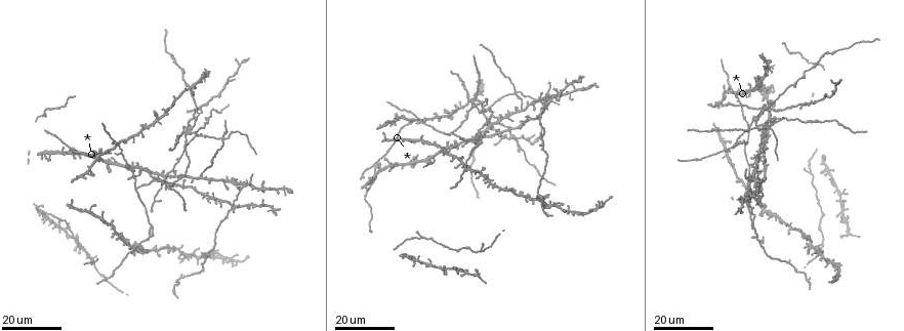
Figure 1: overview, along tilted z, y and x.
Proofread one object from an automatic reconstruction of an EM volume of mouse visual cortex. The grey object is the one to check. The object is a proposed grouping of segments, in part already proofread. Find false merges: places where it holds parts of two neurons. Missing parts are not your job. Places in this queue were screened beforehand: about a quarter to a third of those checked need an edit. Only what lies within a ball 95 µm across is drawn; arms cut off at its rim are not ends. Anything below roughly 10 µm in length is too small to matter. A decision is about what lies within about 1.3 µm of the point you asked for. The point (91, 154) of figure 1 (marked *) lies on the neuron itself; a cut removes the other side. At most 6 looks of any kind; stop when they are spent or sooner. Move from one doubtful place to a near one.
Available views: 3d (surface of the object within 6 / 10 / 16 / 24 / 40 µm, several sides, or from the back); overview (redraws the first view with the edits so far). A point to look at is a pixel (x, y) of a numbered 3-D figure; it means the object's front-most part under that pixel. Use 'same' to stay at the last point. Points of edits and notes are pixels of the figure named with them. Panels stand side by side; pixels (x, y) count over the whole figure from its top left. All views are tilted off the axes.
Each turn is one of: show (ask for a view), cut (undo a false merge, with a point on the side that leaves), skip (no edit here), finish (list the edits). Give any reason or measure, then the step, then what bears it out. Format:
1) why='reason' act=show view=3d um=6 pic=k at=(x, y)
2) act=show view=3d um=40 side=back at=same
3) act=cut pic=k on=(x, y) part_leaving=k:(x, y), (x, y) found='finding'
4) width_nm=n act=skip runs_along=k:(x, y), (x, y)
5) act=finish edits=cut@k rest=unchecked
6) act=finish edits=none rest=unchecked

why='side arm on a straight run' act=show view=3d um=16 pic=1 at=(382, 154)

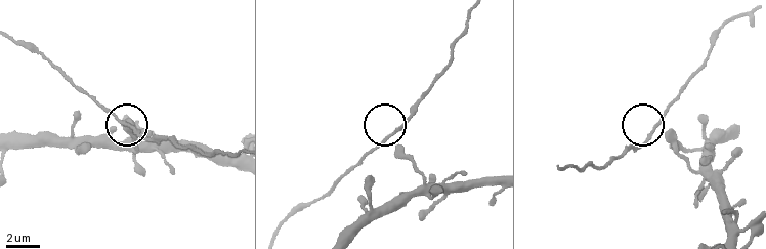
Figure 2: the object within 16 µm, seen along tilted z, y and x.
act=show view=3d um=10 pic=2 at=(655, 128)

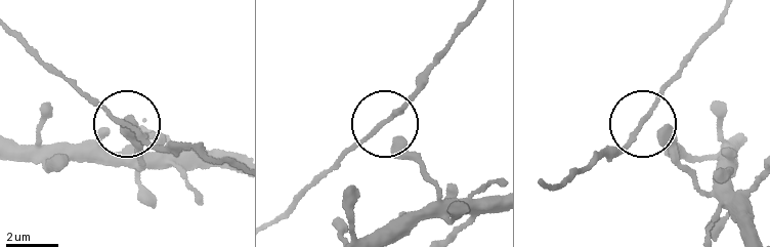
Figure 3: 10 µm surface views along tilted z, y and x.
arms=3 act=skip runs_along=3:(239, 164), (178, 143), (155, 143), (63, 75) found='continuous, no second neuron'

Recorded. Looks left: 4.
why='a fork' act=show view=3d um=24 pic=1 at=(135, 189)

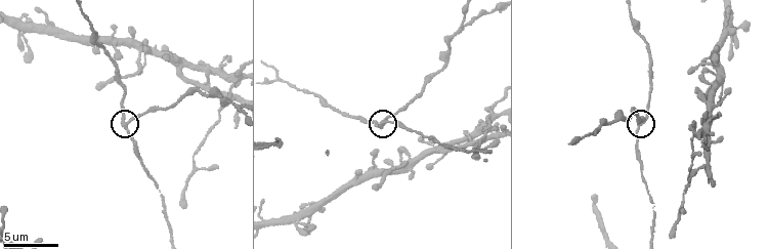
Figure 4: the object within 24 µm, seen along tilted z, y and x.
why='zoom in' act=show view=3d um=6 pic=4 at=(641, 125)

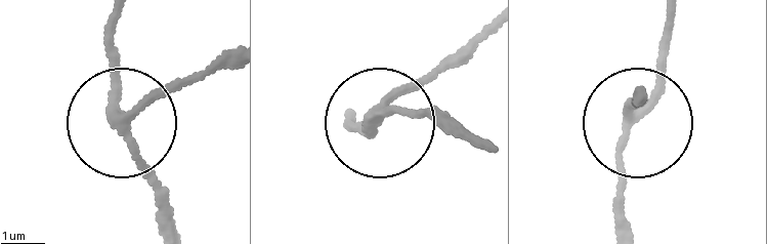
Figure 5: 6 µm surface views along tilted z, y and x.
why='other side' act=show view=3d um=6 side=back pic=5 at=(378, 112)

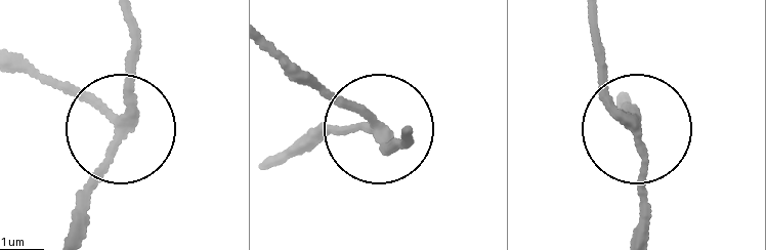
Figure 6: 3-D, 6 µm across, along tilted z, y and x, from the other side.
width_nm=200 act=skip runs_along=6:(402, 133), (388, 151), (371, 119), (318, 84) found='one neuron here'

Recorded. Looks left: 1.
why='three arms meet' act=show view=3d um=16 pic=4 at=(593, 131)

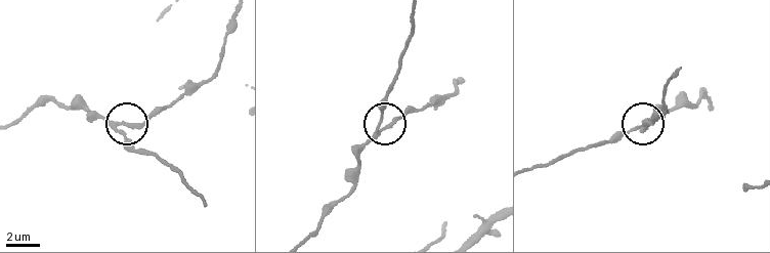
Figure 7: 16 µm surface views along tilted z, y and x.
side_arm_um=23 act=skip runs_along=7:(14, 122), (44, 106), (68, 106), (120, 121), (134, 151) found='one neuron here'

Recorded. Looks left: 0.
act=finish edits=none rest=unchecked

